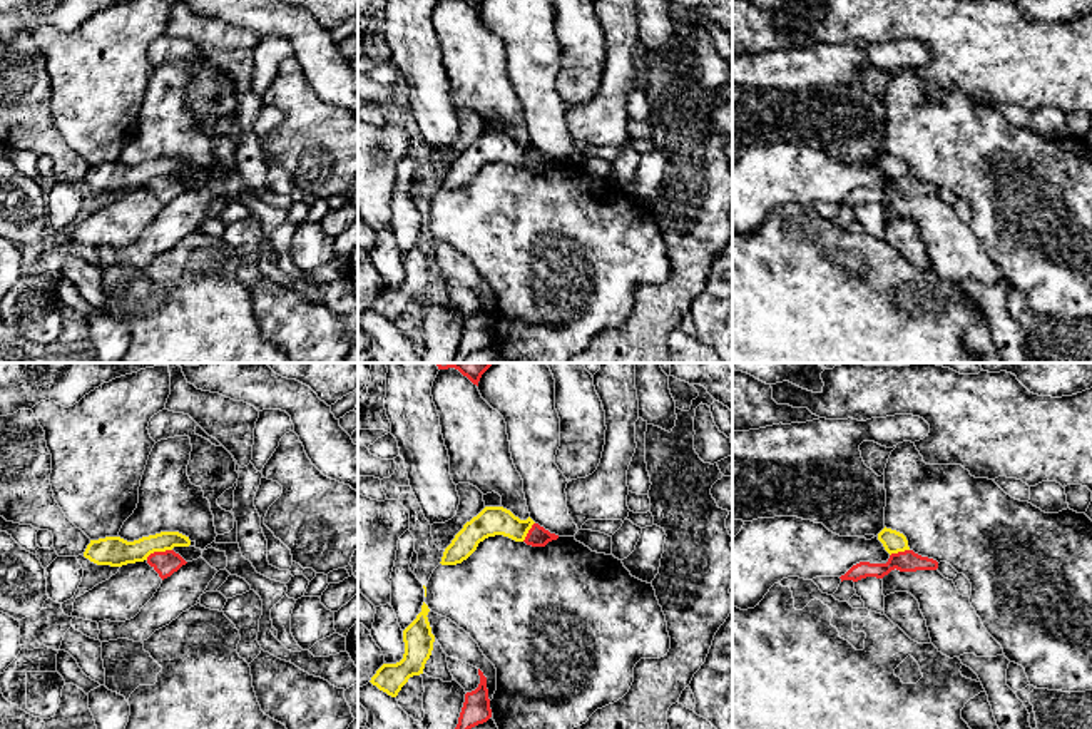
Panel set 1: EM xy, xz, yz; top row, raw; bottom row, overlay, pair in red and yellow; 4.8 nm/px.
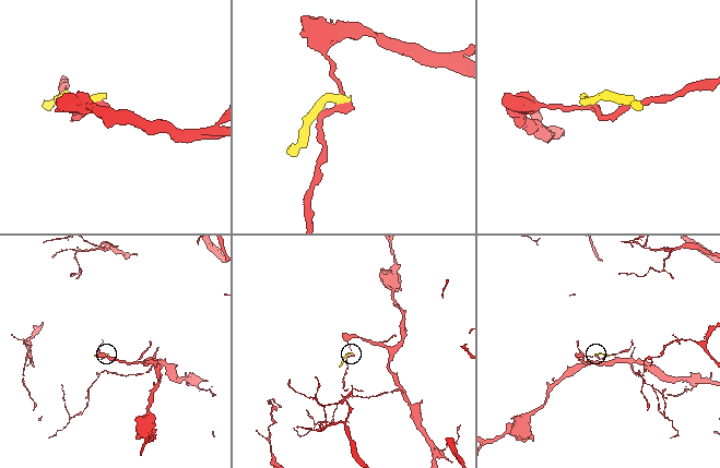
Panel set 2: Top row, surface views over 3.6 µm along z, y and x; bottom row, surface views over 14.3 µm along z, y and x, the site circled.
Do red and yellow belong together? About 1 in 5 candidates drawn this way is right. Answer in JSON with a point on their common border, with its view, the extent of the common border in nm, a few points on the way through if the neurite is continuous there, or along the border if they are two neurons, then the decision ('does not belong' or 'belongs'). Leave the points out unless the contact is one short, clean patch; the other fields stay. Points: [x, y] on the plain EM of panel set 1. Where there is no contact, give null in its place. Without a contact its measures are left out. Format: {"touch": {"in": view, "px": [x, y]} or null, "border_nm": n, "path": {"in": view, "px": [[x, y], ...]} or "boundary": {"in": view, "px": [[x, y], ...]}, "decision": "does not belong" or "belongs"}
{"touch": {"in": "xy", "px": [158, 178]}, "border_nm": 140, "boundary": {"in": "xy", "px": [[171, 174], [153, 178], [146, 184]]}, "decision": "does not belong"}

